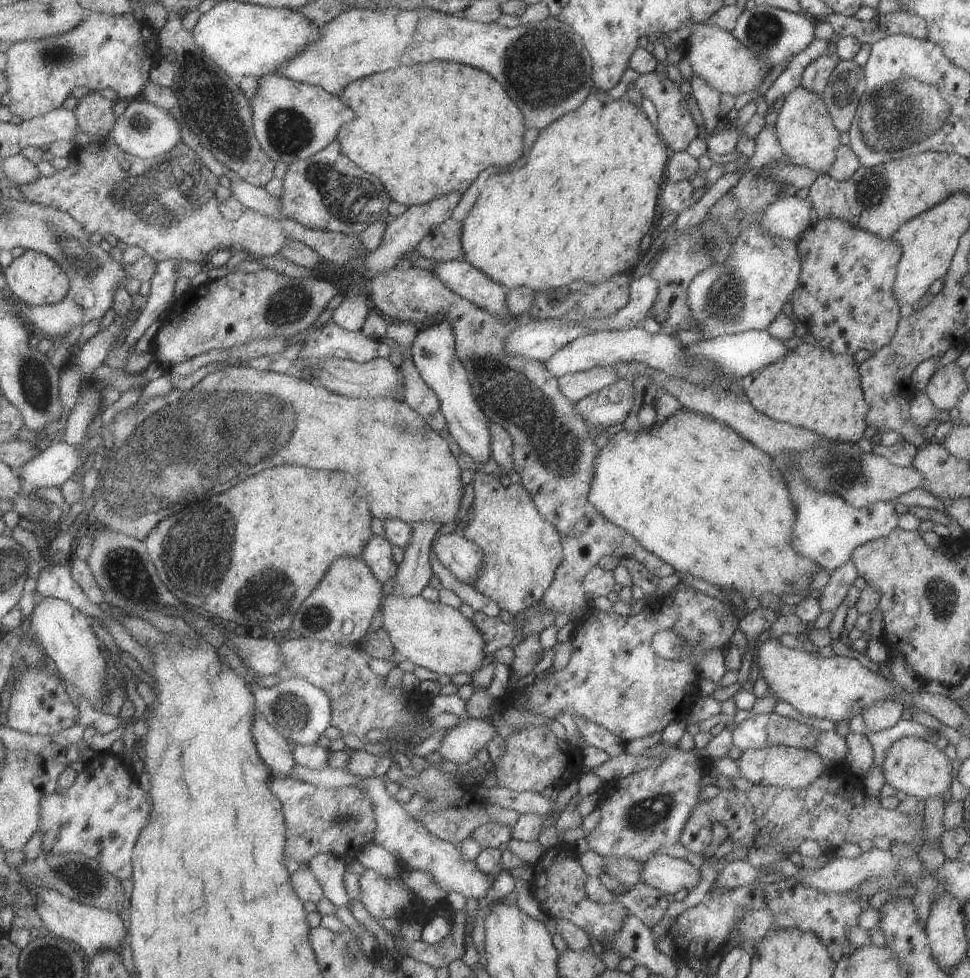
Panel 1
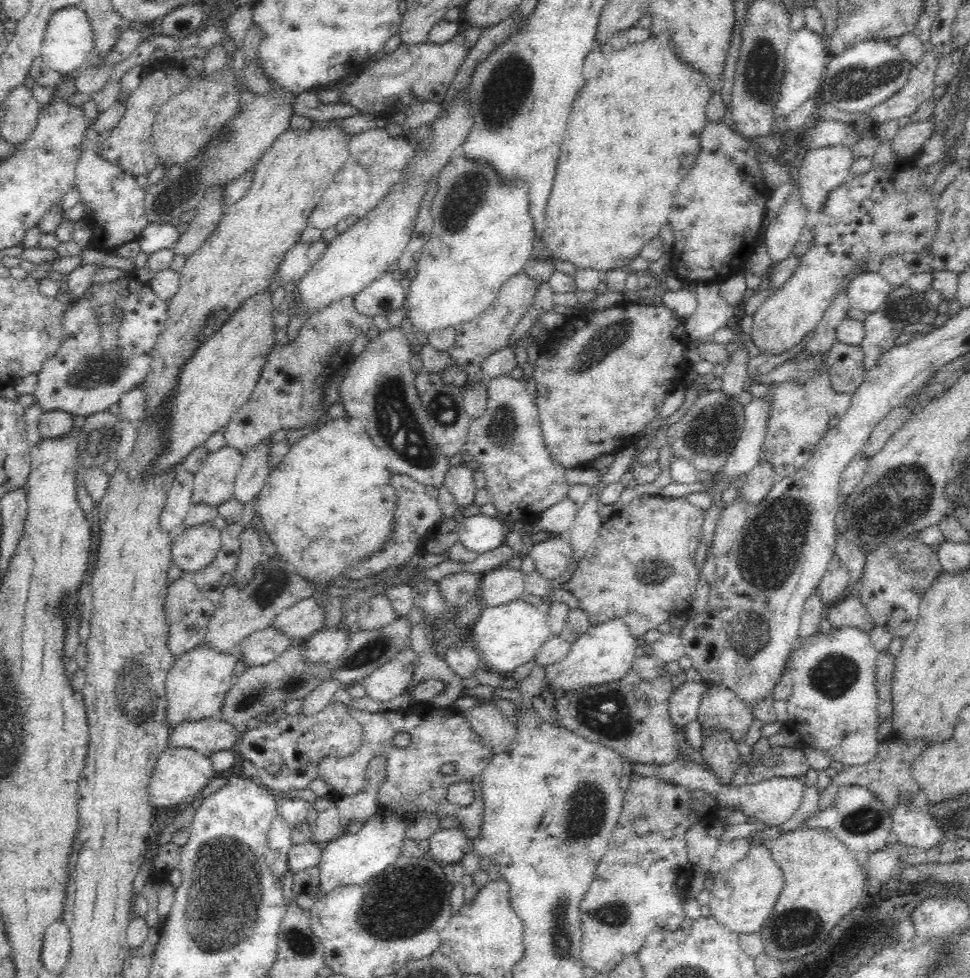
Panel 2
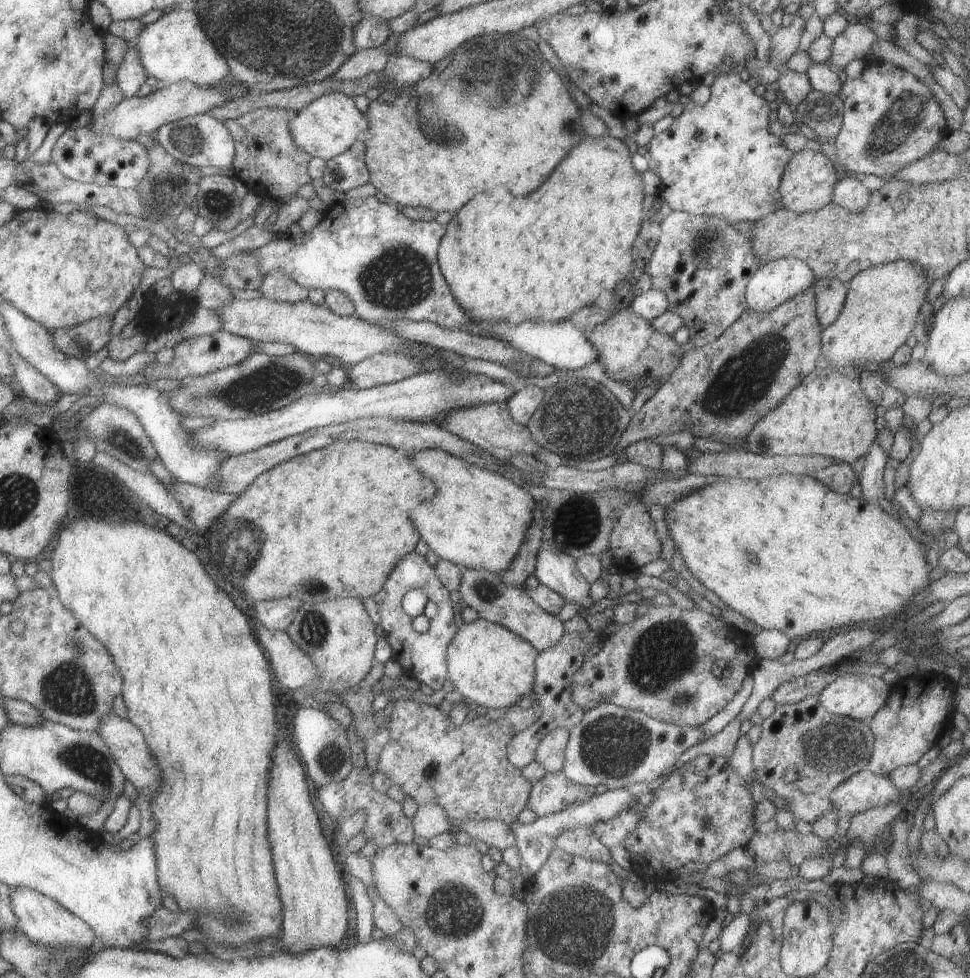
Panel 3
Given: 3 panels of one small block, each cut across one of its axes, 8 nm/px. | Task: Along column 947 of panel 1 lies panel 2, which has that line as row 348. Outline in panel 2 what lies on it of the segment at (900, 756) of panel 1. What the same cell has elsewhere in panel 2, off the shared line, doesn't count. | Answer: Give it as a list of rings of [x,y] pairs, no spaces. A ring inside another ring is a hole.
[[[892,150],[891,158],[894,158],[894,164],[891,163],[887,167],[872,165],[867,171],[853,175],[826,195],[820,209],[821,216],[816,225],[812,226],[813,245],[799,256],[798,266],[788,280],[762,303],[756,305],[756,311],[752,313],[751,337],[761,353],[782,353],[800,342],[808,332],[813,332],[826,310],[830,308],[830,304],[846,286],[846,278],[854,274],[856,268],[866,272],[878,272],[882,262],[890,256],[902,256],[906,252],[923,254],[931,248],[937,232],[938,209],[934,189],[922,183],[922,172],[926,172],[926,168],[915,167],[918,157],[919,153],[912,157],[898,157],[898,153]]]

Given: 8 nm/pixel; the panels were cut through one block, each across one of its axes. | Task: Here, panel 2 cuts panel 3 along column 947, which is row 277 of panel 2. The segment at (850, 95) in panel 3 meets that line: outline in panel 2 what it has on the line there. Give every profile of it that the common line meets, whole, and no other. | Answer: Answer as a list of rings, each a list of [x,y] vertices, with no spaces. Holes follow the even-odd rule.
[[[134,275],[112,283],[93,283],[75,305],[67,306],[64,312],[62,346],[37,372],[38,386],[34,392],[37,406],[42,407],[43,411],[58,409],[74,417],[86,418],[118,403],[124,391],[144,382],[153,360],[158,333],[163,329],[166,319],[167,302],[158,298],[148,283],[138,283]],[[128,310],[132,316],[130,342],[118,342],[118,324],[122,322],[124,314],[128,314]]]

